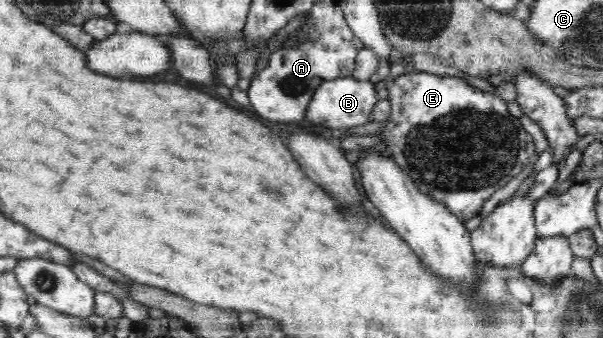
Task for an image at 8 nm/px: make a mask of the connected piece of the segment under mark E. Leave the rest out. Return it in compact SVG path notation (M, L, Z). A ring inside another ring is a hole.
M417 70L386 82L386 88L392 114L380 132L382 142L388 144L382 154L395 162L420 192L441 202L463 223L480 215L482 205L496 190L516 178L531 161L537 161L533 136L510 114L507 102L496 94L480 91L458 77Z

